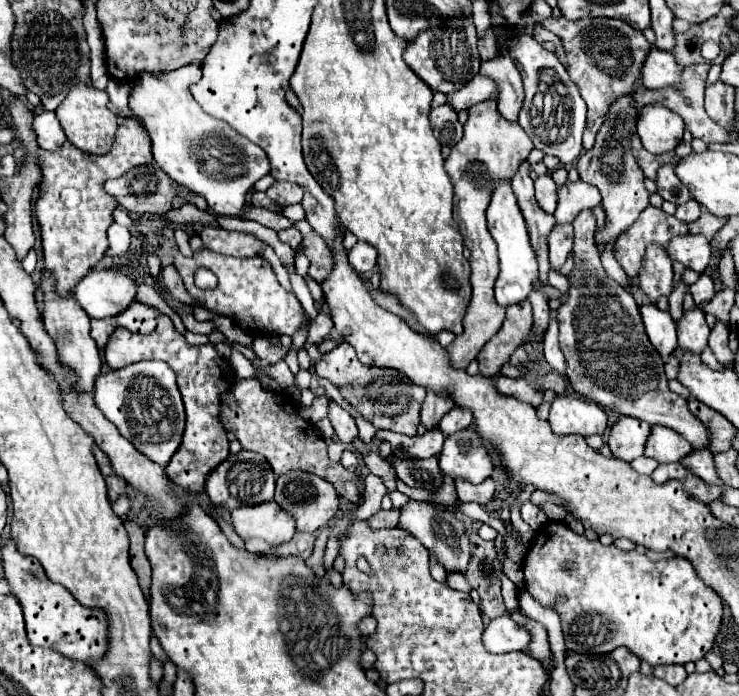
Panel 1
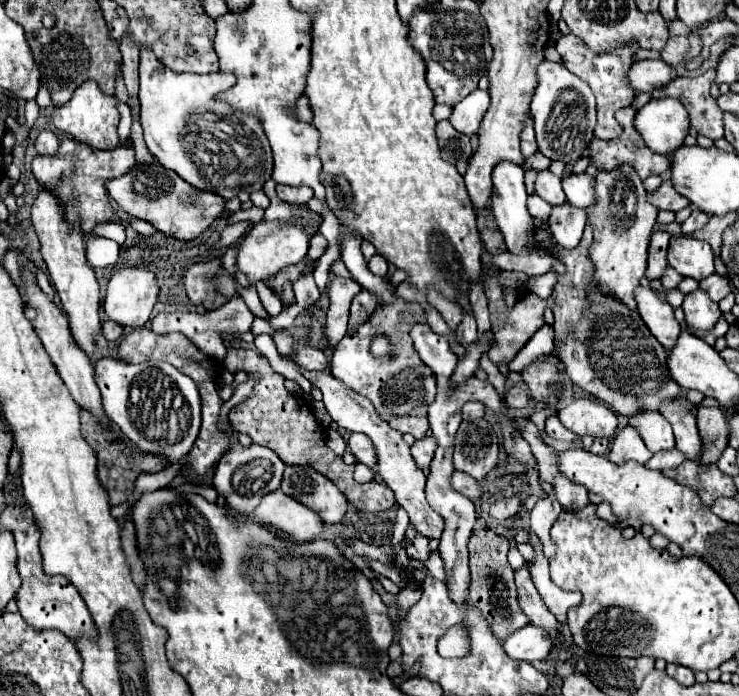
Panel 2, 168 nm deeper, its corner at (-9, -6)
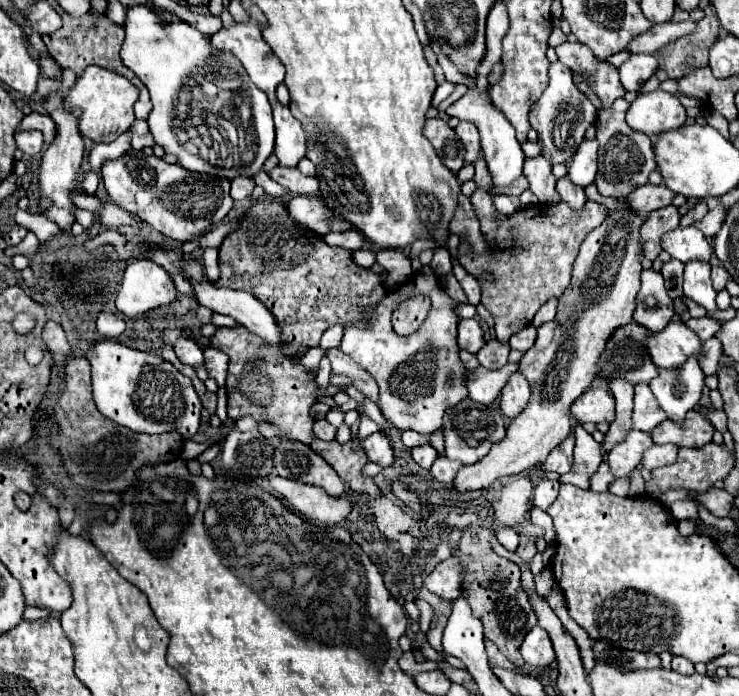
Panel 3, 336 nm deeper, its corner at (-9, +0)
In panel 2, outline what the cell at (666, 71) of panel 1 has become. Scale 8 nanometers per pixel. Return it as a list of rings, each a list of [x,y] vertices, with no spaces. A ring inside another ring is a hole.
[[[663,59],[635,61],[629,71],[629,83],[641,93],[653,93],[673,81],[673,67]]]

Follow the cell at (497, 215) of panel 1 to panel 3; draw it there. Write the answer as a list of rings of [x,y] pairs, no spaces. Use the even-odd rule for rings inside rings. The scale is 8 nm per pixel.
[[[477,85],[469,87],[467,93],[459,101],[455,101],[453,105],[447,107],[447,115],[449,117],[457,117],[459,121],[469,121],[469,123],[473,123],[479,129],[483,155],[485,155],[487,167],[489,167],[489,171],[493,175],[495,187],[509,185],[523,173],[523,159],[525,159],[525,155],[521,151],[519,141],[515,139],[515,129],[511,127],[507,117],[491,103],[489,91],[481,91]]]

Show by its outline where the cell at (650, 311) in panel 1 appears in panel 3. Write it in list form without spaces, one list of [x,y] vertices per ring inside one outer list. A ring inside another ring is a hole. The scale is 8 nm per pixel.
[[[643,269],[641,271],[641,289],[635,299],[635,315],[633,321],[647,327],[649,331],[661,331],[671,317],[673,311],[673,299],[667,295],[663,277],[659,271]]]

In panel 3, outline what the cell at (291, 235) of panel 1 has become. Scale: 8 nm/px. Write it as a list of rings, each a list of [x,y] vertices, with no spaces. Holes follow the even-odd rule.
[[[345,231],[345,233],[329,233],[325,237],[325,243],[329,245],[339,245],[339,247],[347,247],[349,251],[357,251],[363,245],[363,235],[359,235],[359,231]]]

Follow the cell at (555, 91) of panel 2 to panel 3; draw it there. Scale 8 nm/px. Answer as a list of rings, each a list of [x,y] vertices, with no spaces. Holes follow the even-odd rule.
[[[559,61],[551,63],[551,67],[549,67],[549,87],[537,99],[537,103],[531,107],[531,113],[529,113],[531,127],[539,135],[537,143],[541,147],[541,155],[553,165],[555,163],[567,163],[575,155],[581,141],[585,139],[585,129],[595,123],[595,117],[597,117],[597,109],[575,87],[571,71]]]

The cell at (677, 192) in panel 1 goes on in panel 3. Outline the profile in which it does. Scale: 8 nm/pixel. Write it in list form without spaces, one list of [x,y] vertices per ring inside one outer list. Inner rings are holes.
[[[643,185],[643,187],[637,187],[629,197],[627,197],[627,205],[635,211],[635,213],[641,213],[641,215],[647,215],[651,211],[657,211],[661,207],[667,207],[671,205],[671,199],[673,199],[673,191],[669,191],[665,185]]]

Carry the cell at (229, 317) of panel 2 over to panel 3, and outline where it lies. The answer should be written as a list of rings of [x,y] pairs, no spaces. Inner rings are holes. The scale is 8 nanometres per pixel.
[[[313,195],[293,197],[289,201],[289,215],[299,225],[305,225],[319,235],[327,235],[331,231],[333,213],[325,207],[325,203],[319,197],[313,197]]]

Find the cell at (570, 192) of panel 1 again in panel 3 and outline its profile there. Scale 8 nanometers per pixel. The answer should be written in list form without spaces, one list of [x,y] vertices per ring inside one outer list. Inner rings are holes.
[[[585,139],[581,143],[581,147],[575,151],[575,155],[571,159],[569,173],[567,173],[575,185],[587,187],[589,183],[595,181],[595,175],[597,175],[597,149],[599,149],[597,139],[593,139],[593,141]]]

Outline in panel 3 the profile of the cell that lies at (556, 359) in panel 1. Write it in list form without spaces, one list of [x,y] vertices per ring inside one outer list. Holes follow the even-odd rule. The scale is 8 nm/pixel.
[[[507,363],[505,367],[497,369],[497,371],[489,371],[485,367],[477,367],[473,371],[469,371],[467,377],[467,389],[469,389],[469,397],[477,403],[489,405],[497,399],[497,395],[501,393],[501,389],[505,387],[507,379],[517,371],[519,367],[515,363]]]

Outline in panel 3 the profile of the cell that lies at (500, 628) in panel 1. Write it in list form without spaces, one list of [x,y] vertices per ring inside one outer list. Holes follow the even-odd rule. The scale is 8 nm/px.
[[[533,627],[521,645],[521,655],[531,667],[549,667],[555,661],[555,651],[547,631]]]

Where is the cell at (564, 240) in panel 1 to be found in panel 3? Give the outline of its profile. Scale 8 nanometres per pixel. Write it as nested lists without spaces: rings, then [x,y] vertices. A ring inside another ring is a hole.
[[[567,175],[557,179],[557,191],[559,191],[561,199],[565,203],[569,203],[573,209],[583,209],[583,203],[587,201],[585,191],[583,191],[583,187],[575,187],[571,183],[571,179],[567,179]]]

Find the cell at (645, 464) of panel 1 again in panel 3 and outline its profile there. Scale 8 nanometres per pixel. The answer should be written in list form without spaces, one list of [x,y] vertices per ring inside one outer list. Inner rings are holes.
[[[653,445],[649,451],[643,455],[643,465],[645,469],[655,469],[655,467],[665,467],[675,463],[677,459],[677,445]]]

